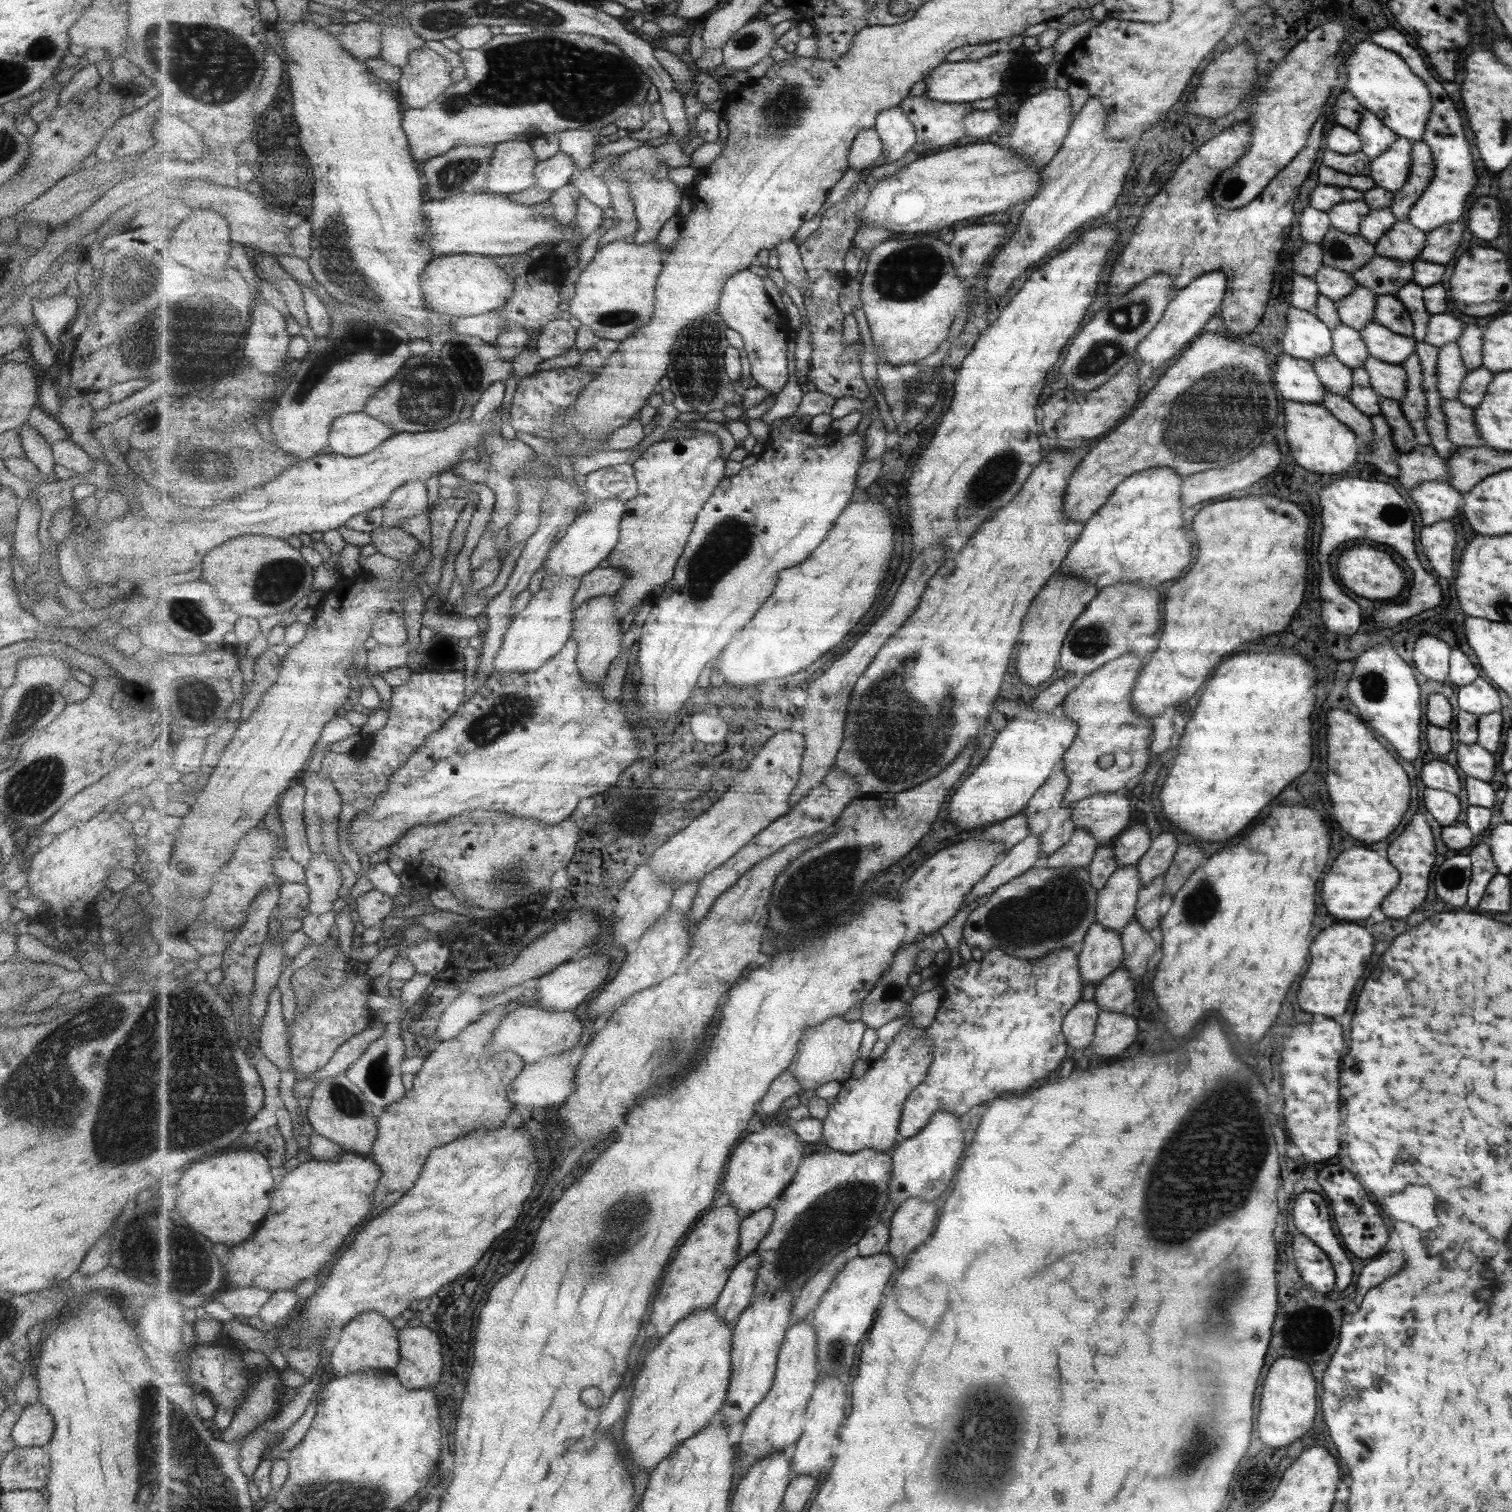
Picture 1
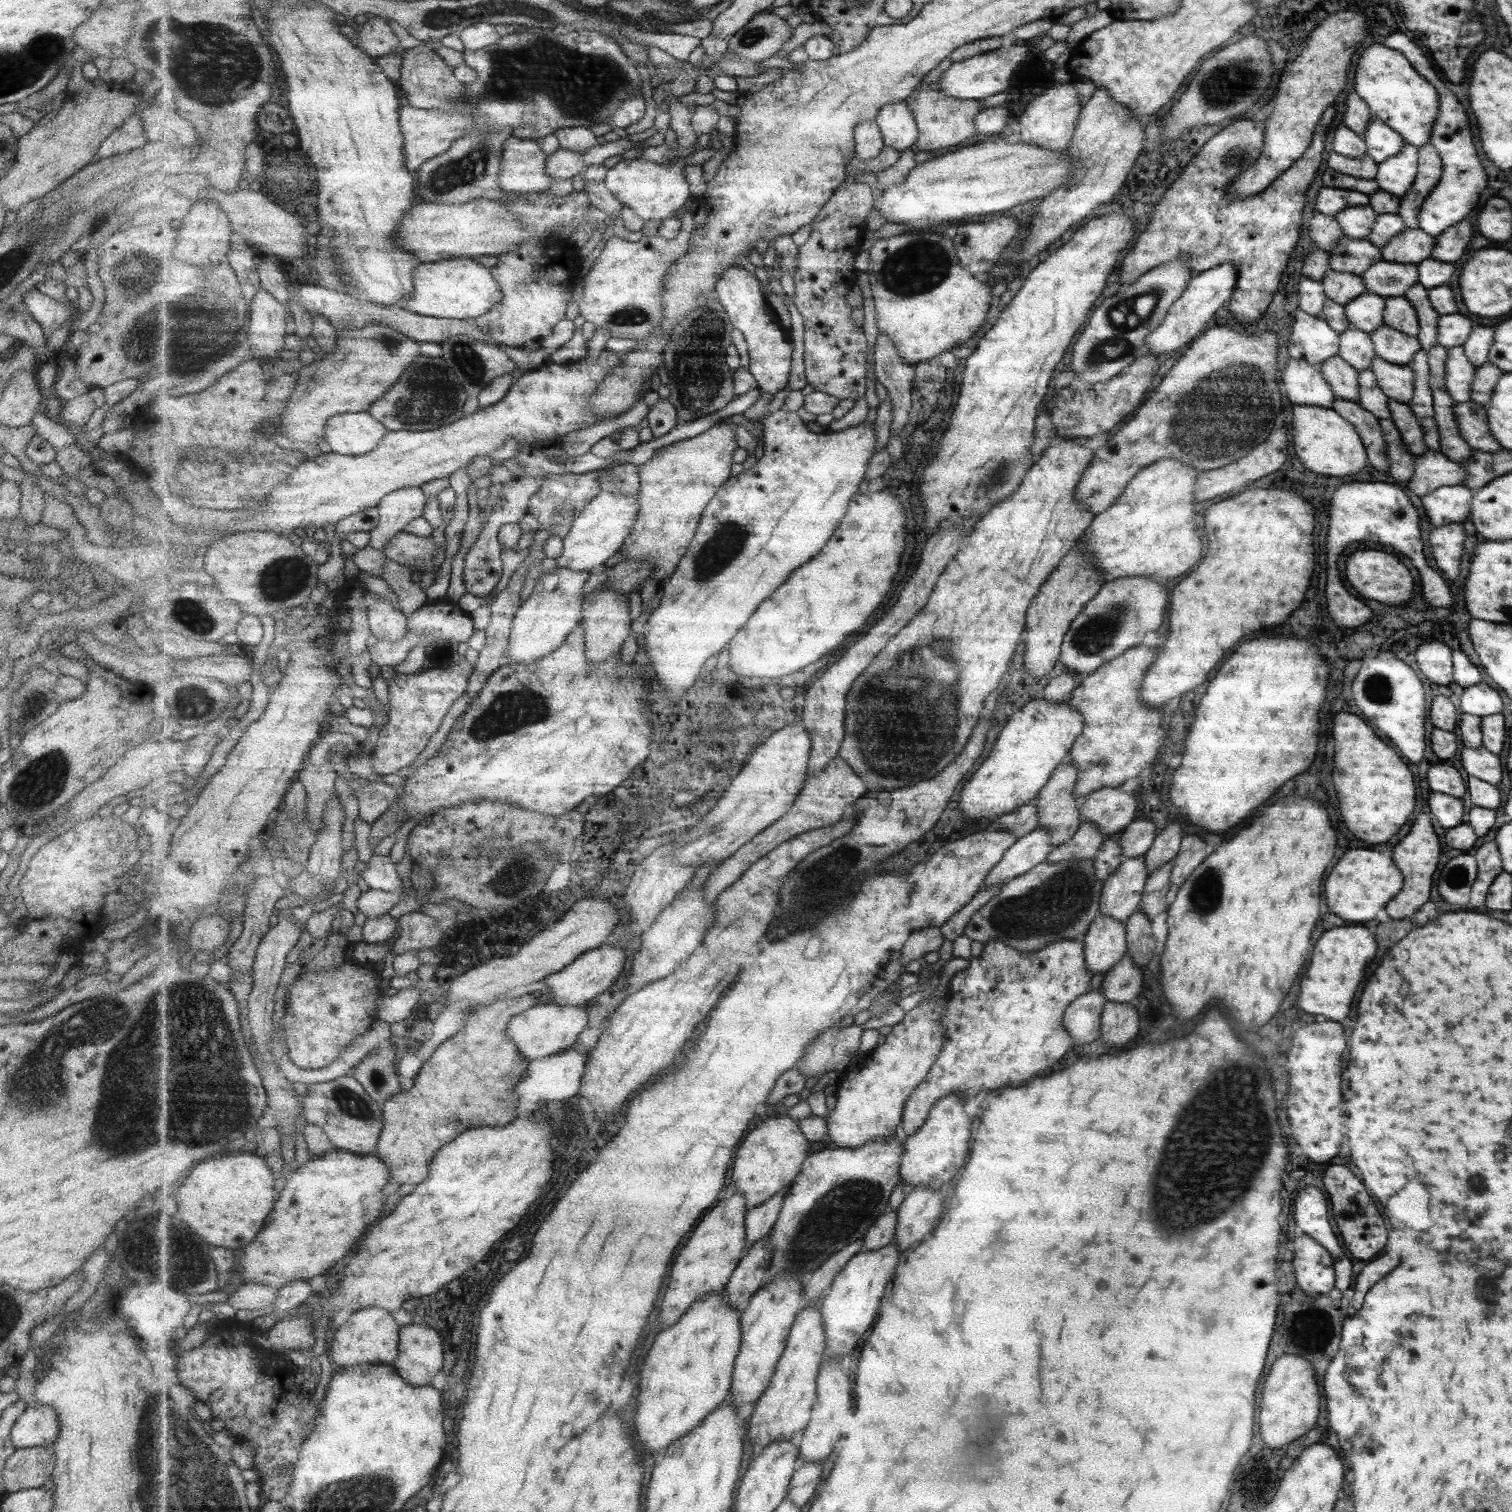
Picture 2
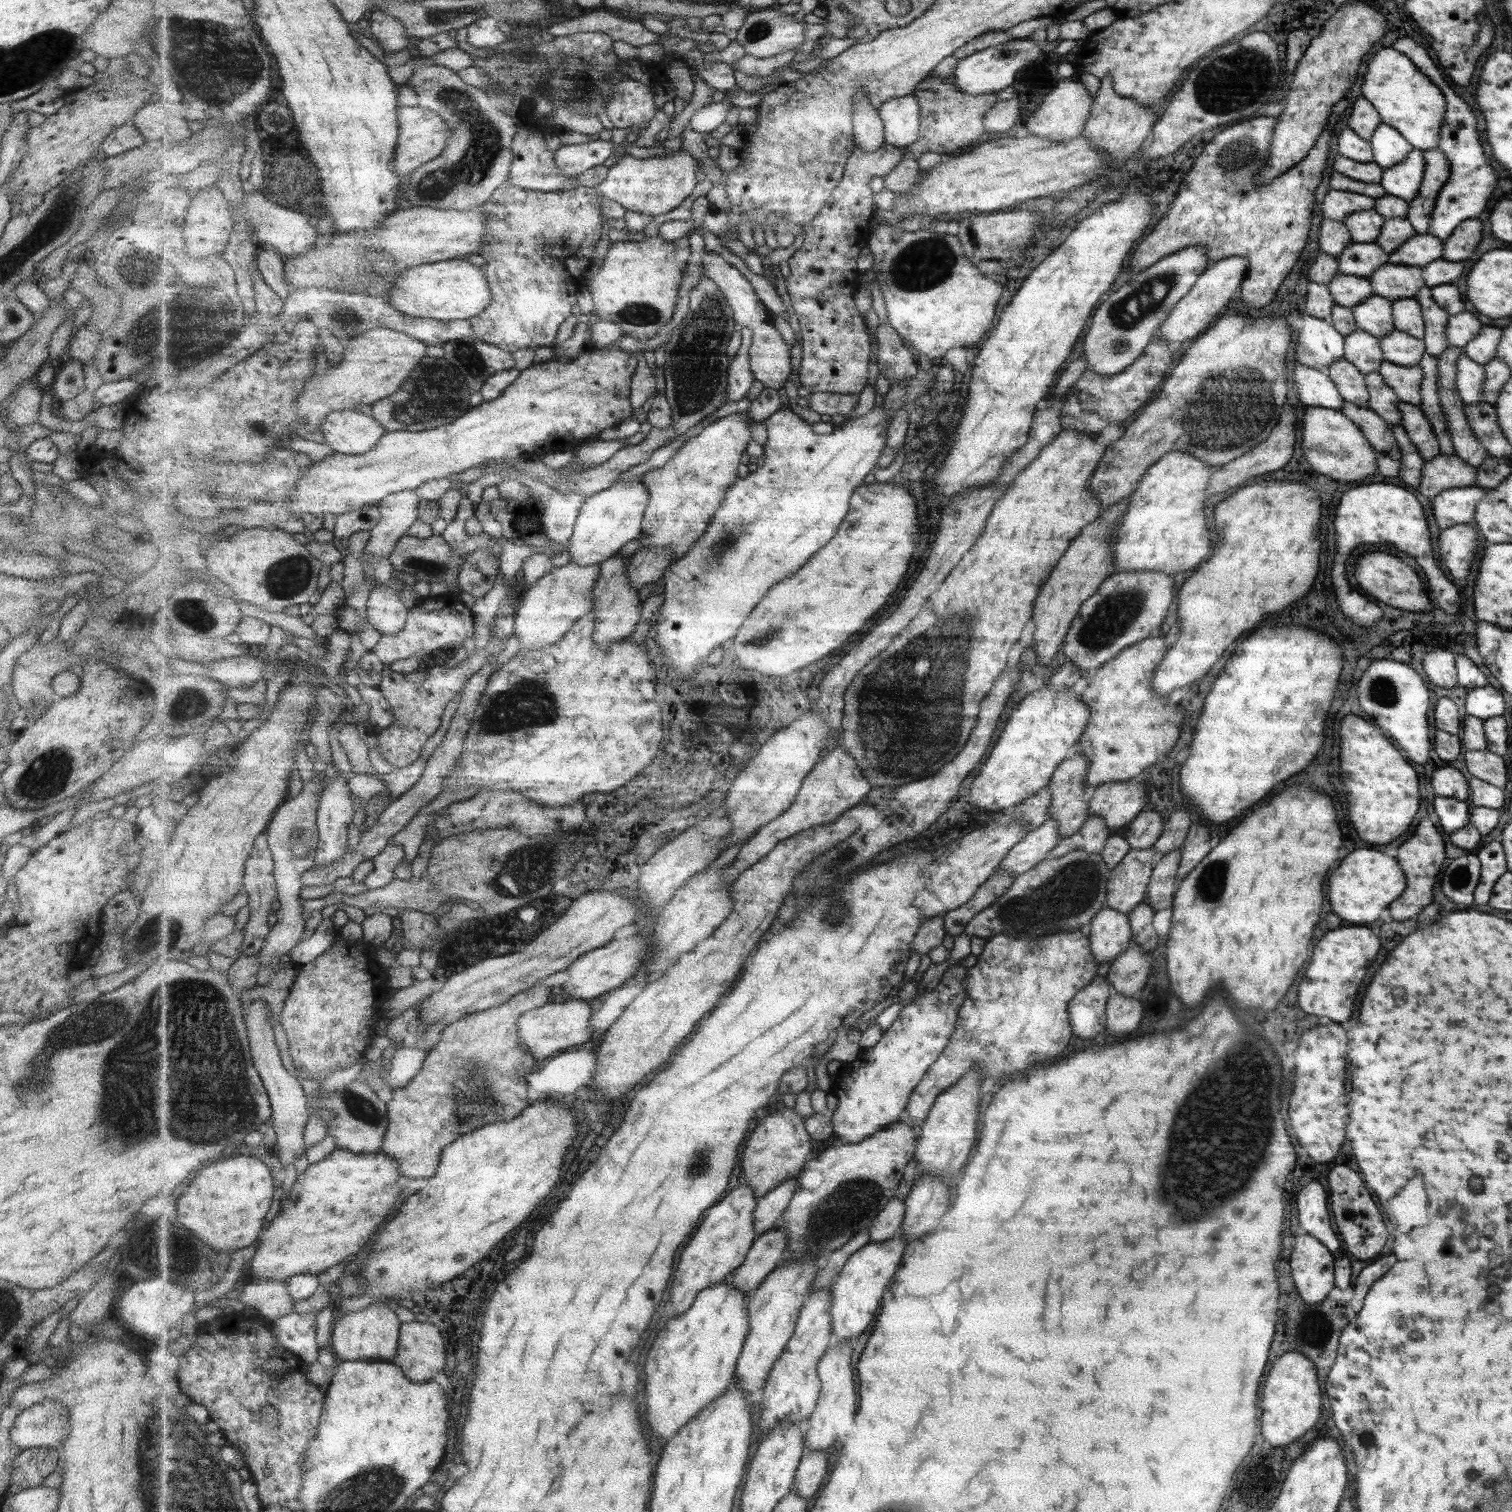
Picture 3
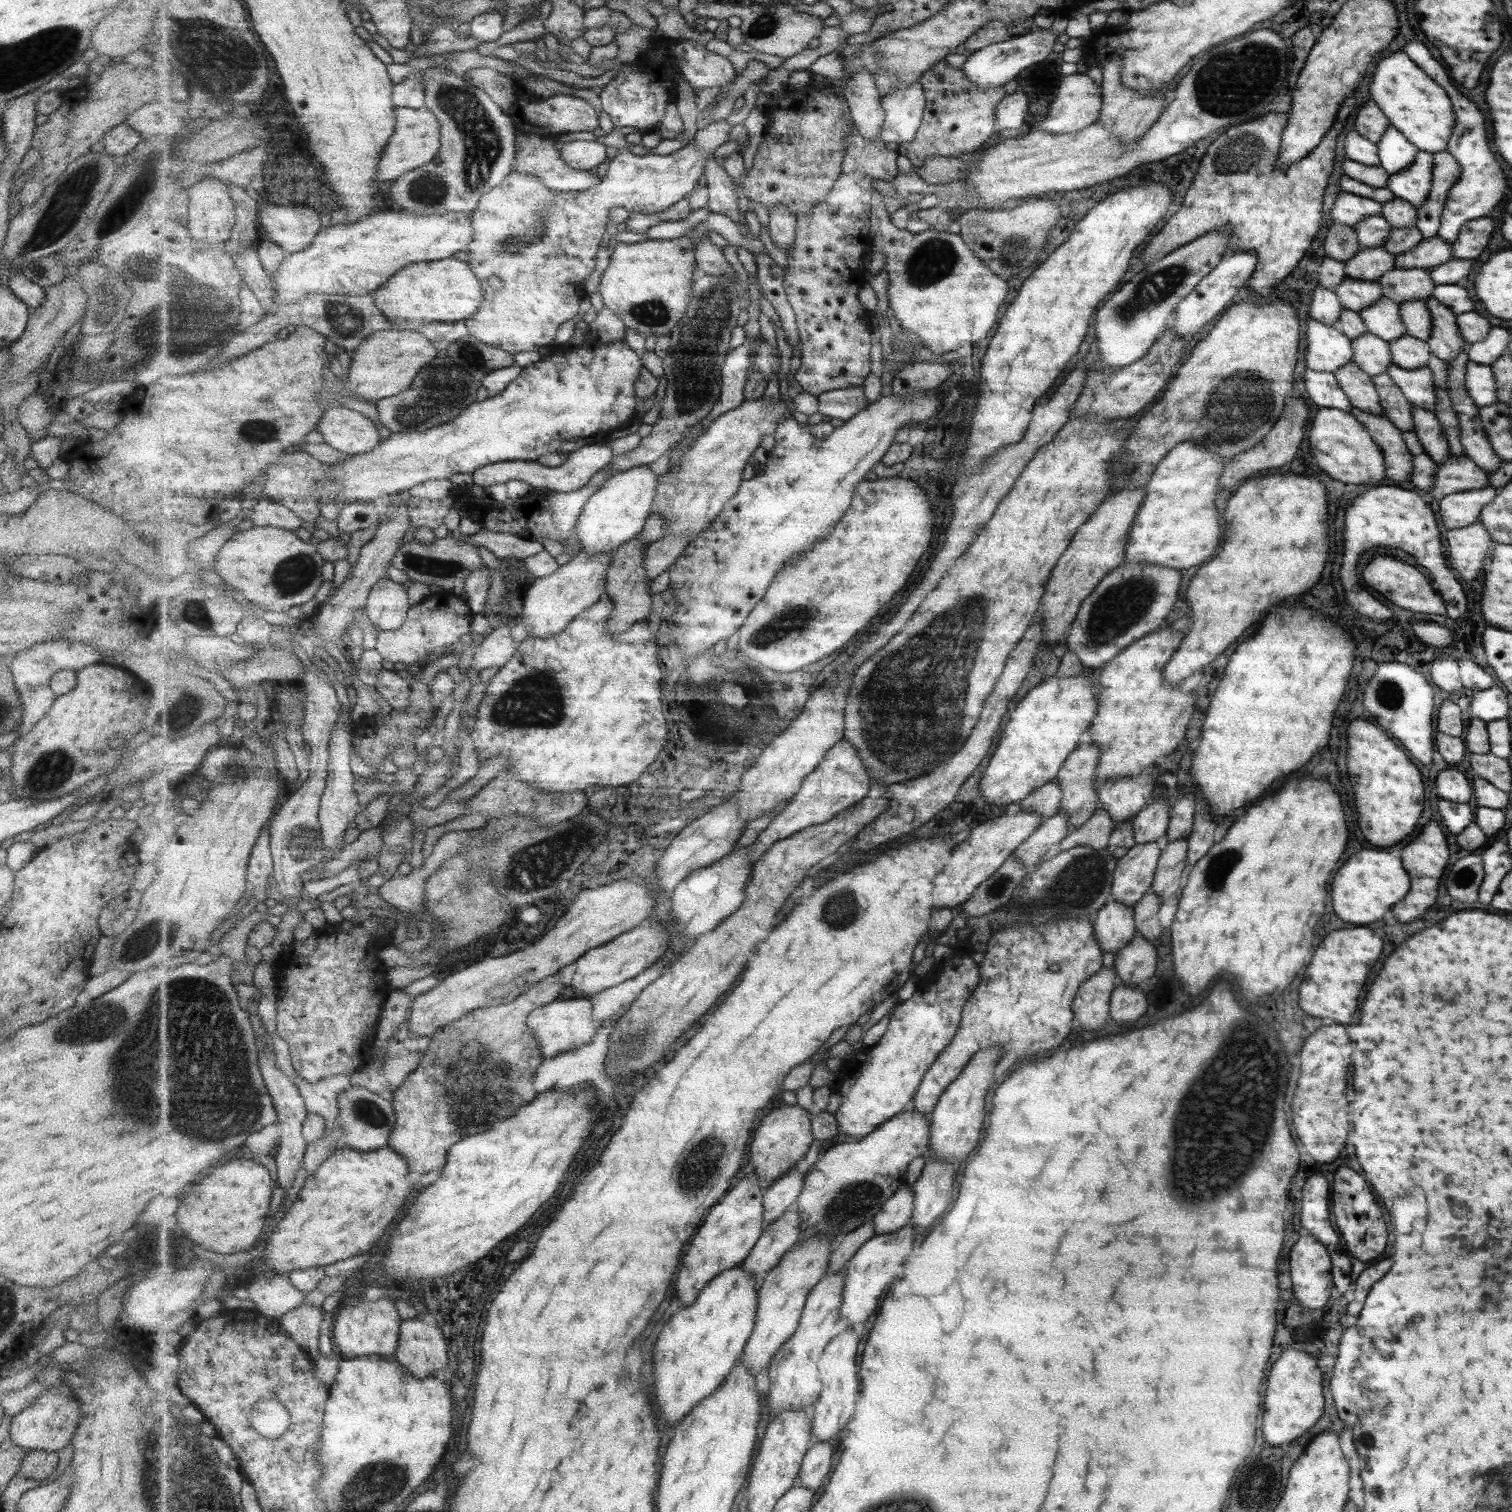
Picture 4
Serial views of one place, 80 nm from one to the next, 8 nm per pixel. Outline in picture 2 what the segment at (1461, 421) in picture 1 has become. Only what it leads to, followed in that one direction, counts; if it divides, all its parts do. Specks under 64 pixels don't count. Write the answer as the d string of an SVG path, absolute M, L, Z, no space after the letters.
M1475 402L1455 403L1453 414L1458 431L1474 450L1498 452L1502 446L1488 432L1486 406Z

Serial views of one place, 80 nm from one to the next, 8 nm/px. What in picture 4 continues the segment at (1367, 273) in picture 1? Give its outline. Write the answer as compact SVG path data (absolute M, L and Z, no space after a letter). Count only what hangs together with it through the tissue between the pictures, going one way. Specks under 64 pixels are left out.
M1395 268L1377 282L1382 287L1382 296L1398 304L1411 300L1425 303L1426 298L1432 296L1436 285L1431 280L1430 273L1420 268Z

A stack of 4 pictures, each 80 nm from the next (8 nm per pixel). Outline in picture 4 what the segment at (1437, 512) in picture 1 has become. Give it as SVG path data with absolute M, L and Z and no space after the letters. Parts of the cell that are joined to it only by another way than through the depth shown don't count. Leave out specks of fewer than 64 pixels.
M1487 485L1479 490L1466 490L1448 494L1438 501L1439 516L1447 530L1461 529L1478 523L1481 509L1498 493L1498 489Z

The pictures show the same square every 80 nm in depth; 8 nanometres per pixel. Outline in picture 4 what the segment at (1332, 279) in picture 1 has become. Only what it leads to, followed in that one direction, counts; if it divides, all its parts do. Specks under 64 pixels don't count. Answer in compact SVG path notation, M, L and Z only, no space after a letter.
M1344 278L1333 289L1343 309L1359 312L1374 305L1382 297L1382 287L1376 281L1367 282L1362 279Z

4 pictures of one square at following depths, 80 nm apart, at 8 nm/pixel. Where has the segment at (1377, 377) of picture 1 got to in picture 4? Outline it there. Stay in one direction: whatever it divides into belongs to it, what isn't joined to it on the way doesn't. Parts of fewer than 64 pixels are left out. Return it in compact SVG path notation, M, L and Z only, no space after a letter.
M1392 364L1386 373L1412 406L1426 411L1434 410L1437 397L1432 374L1427 367L1405 370Z

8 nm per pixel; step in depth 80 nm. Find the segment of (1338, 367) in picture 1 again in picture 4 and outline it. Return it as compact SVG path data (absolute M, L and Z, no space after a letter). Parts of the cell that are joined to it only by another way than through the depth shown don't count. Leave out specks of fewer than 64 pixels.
M1351 362L1338 368L1333 374L1338 385L1350 399L1353 408L1383 416L1384 412L1374 380L1366 371L1362 371L1354 362Z

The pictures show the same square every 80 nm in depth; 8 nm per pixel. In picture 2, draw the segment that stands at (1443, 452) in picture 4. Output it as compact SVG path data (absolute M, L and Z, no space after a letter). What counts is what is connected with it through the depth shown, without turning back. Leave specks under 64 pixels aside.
M1388 399L1388 407L1390 412L1389 419L1398 428L1401 440L1407 450L1414 456L1423 454L1429 447L1425 442L1425 431L1415 418L1414 411L1406 403L1391 399Z

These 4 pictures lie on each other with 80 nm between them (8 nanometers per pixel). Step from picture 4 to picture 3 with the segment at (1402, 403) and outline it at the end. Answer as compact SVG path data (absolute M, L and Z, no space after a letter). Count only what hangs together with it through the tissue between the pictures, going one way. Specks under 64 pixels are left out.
M1379 373L1365 374L1368 388L1368 409L1375 411L1383 420L1390 424L1399 425L1401 415L1398 411L1399 398L1391 390L1391 387L1383 380Z

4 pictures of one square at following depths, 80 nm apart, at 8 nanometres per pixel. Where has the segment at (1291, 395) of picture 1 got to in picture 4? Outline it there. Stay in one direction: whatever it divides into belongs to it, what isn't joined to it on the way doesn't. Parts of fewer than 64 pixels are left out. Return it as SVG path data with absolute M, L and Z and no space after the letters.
M1305 369L1303 373L1307 402L1326 409L1337 409L1347 413L1353 408L1350 399L1331 372Z

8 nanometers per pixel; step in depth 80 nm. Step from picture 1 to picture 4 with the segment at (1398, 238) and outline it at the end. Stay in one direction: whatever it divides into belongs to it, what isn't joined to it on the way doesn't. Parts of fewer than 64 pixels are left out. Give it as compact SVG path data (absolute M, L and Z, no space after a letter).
M1439 237L1423 238L1411 250L1395 254L1396 268L1420 268L1430 272L1434 266L1447 262L1452 256L1452 246Z

